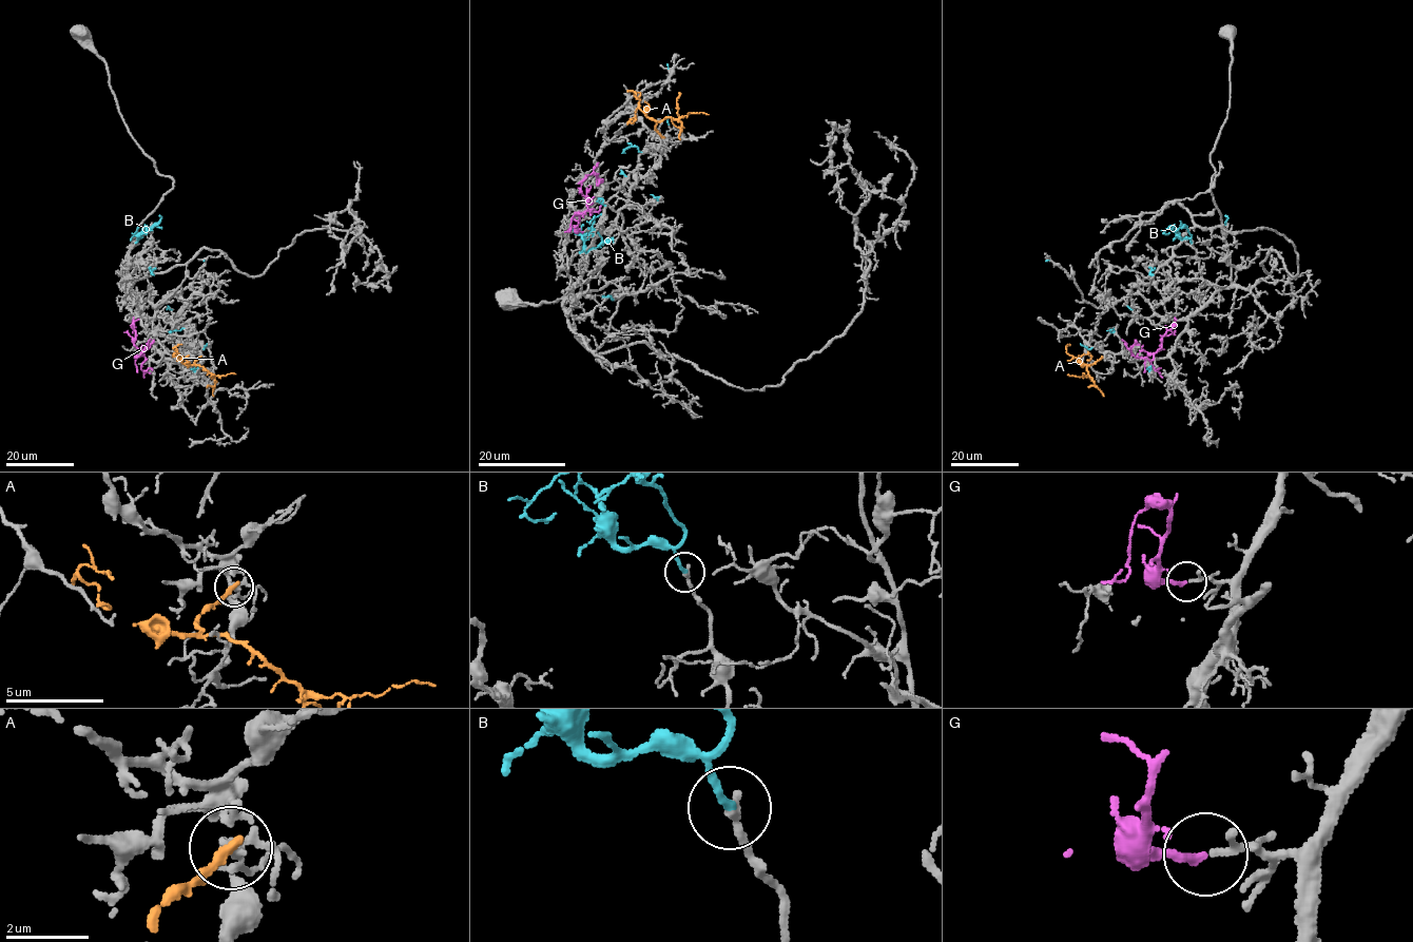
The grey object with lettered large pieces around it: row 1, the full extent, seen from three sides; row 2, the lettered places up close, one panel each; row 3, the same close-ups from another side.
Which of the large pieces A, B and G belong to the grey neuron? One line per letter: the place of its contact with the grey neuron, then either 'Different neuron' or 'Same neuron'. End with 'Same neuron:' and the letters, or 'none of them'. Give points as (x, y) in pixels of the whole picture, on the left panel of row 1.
A: Touches grey at (200, 357). Different neuron
B: Touches grey at (135, 243). Different neuron
G: Touches grey at (138, 319). Same neuron
Same neuron: G

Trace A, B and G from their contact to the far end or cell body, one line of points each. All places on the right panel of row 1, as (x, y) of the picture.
A: (1102, 357), (1090, 364), (1082, 364), (1079, 360), (1089, 353), (1091, 358), (1087, 360)
B: (1192, 243), (1172, 225), (1166, 228), (1150, 275), (1130, 309), (1088, 349), (1080, 343), (1045, 261)
G: (1175, 319), (1163, 337), (1162, 347), (1144, 358), (1136, 357), (1122, 339)

